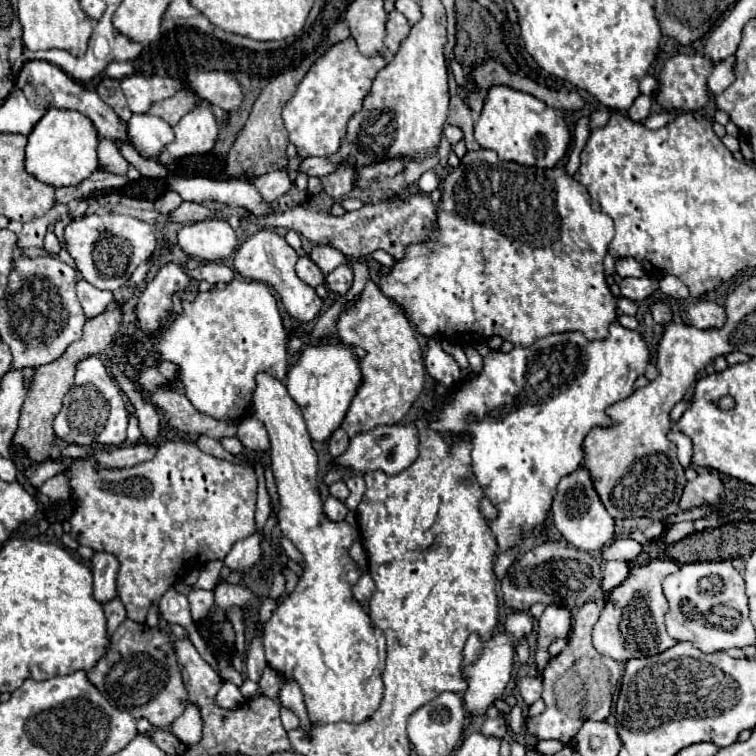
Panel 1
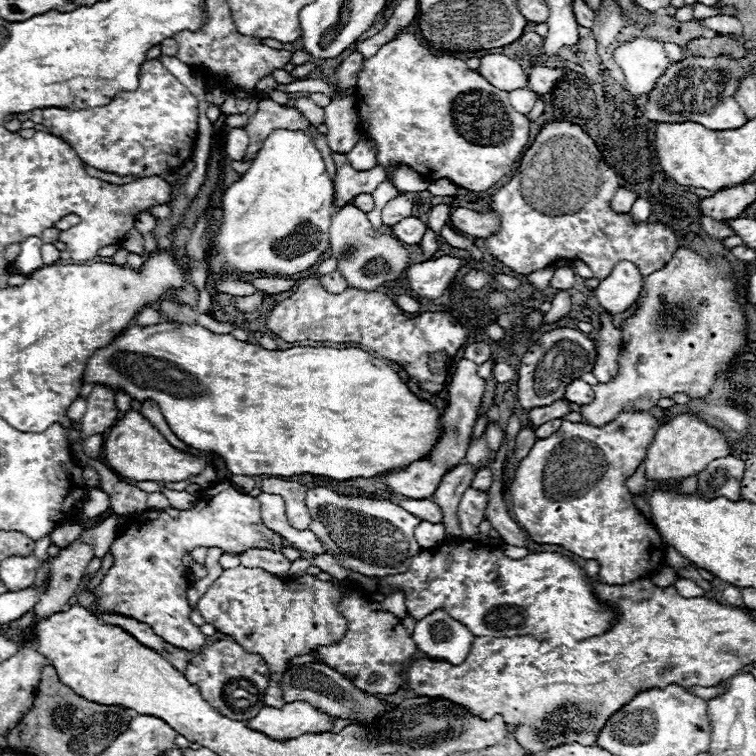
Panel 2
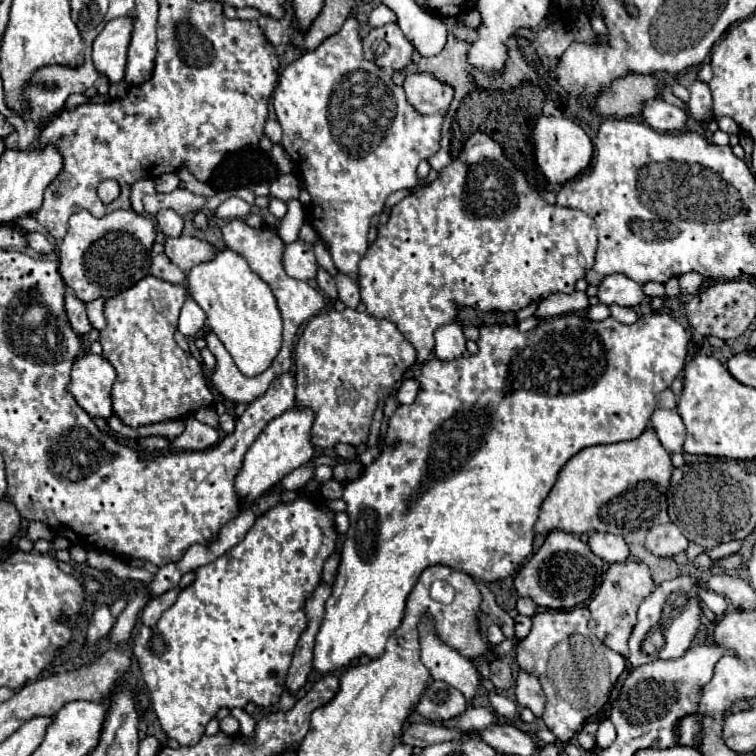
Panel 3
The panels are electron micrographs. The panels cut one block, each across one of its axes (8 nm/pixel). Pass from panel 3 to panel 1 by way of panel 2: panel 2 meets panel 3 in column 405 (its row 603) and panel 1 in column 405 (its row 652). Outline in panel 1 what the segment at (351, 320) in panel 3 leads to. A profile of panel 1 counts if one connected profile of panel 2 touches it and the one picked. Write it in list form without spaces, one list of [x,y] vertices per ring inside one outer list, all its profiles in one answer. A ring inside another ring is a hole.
[[[366,280],[360,298],[338,320],[338,338],[346,340],[346,344],[366,348],[366,358],[362,358],[362,388],[358,388],[342,428],[354,438],[376,426],[398,424],[420,396],[426,376],[420,342],[402,308],[386,298],[372,280]]]

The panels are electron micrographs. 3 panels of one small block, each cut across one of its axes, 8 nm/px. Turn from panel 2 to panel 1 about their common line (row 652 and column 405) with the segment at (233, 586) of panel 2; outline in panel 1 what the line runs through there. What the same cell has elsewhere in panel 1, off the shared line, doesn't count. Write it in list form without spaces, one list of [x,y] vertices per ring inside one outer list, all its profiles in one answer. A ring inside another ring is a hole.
[[[478,150],[478,152],[468,152],[460,166],[446,176],[444,186],[442,186],[442,198],[438,204],[438,230],[432,232],[432,238],[424,244],[410,244],[406,248],[406,256],[404,260],[396,262],[392,272],[380,278],[380,290],[396,300],[406,316],[414,322],[416,330],[430,338],[450,338],[456,340],[454,344],[472,344],[472,342],[484,342],[490,336],[502,336],[504,340],[516,344],[516,346],[532,346],[538,338],[556,334],[556,332],[582,332],[588,340],[604,340],[608,336],[608,326],[616,320],[616,298],[612,296],[608,284],[606,284],[606,276],[604,276],[604,268],[602,268],[602,260],[606,256],[608,244],[614,238],[614,224],[610,224],[610,216],[606,216],[596,202],[592,202],[592,198],[588,196],[586,188],[576,182],[572,176],[566,174],[566,170],[562,166],[552,168],[552,178],[546,172],[544,178],[544,170],[536,168],[536,166],[522,166],[516,162],[502,162],[494,150]]]

